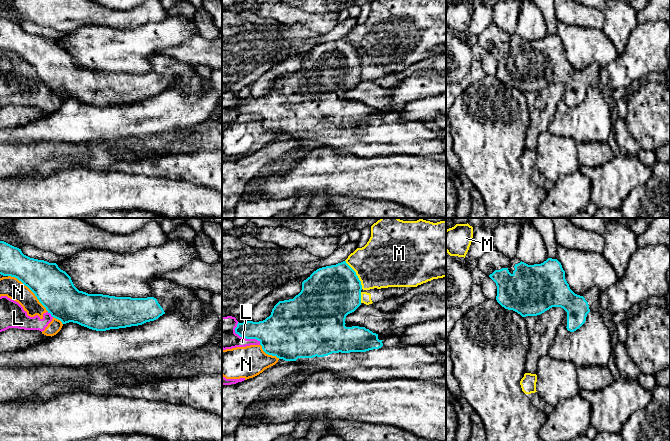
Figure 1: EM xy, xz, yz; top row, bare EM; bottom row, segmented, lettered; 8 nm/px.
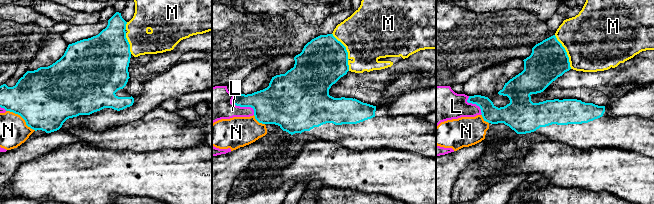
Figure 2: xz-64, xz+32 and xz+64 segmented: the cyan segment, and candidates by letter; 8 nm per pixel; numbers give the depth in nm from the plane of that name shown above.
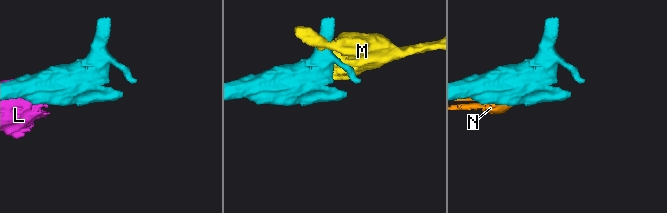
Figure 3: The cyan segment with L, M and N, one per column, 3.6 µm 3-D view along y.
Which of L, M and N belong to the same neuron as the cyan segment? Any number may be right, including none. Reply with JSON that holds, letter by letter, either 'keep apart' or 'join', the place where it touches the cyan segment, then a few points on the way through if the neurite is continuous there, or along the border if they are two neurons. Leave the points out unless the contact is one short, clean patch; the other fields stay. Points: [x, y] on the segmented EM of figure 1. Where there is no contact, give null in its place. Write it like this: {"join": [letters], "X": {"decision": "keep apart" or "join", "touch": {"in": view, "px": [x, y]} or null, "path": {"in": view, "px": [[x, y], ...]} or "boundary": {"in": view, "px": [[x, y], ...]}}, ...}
{"join": [], "L": {"decision": "keep apart", "touch": {"in": "xz", "px": [243, 337]}}, "M": {"decision": "keep apart", "touch": {"in": "xz", "px": [355, 274]}}, "N": {"decision": "keep apart", "touch": {"in": "xy", "px": [30, 289]}}}

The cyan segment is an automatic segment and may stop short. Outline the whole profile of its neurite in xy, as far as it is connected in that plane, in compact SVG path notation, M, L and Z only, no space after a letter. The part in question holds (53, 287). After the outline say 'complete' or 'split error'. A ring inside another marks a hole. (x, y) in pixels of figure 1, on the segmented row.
M0 241L0 274L21 281L35 294L48 313L62 324L73 322L96 331L142 325L173 310L178 310L187 319L188 325L194 326L205 314L204 303L193 290L164 278L156 278L150 283L152 294L147 298L115 297L79 291L71 277L56 263L30 258L21 249L4 241Z; split error

